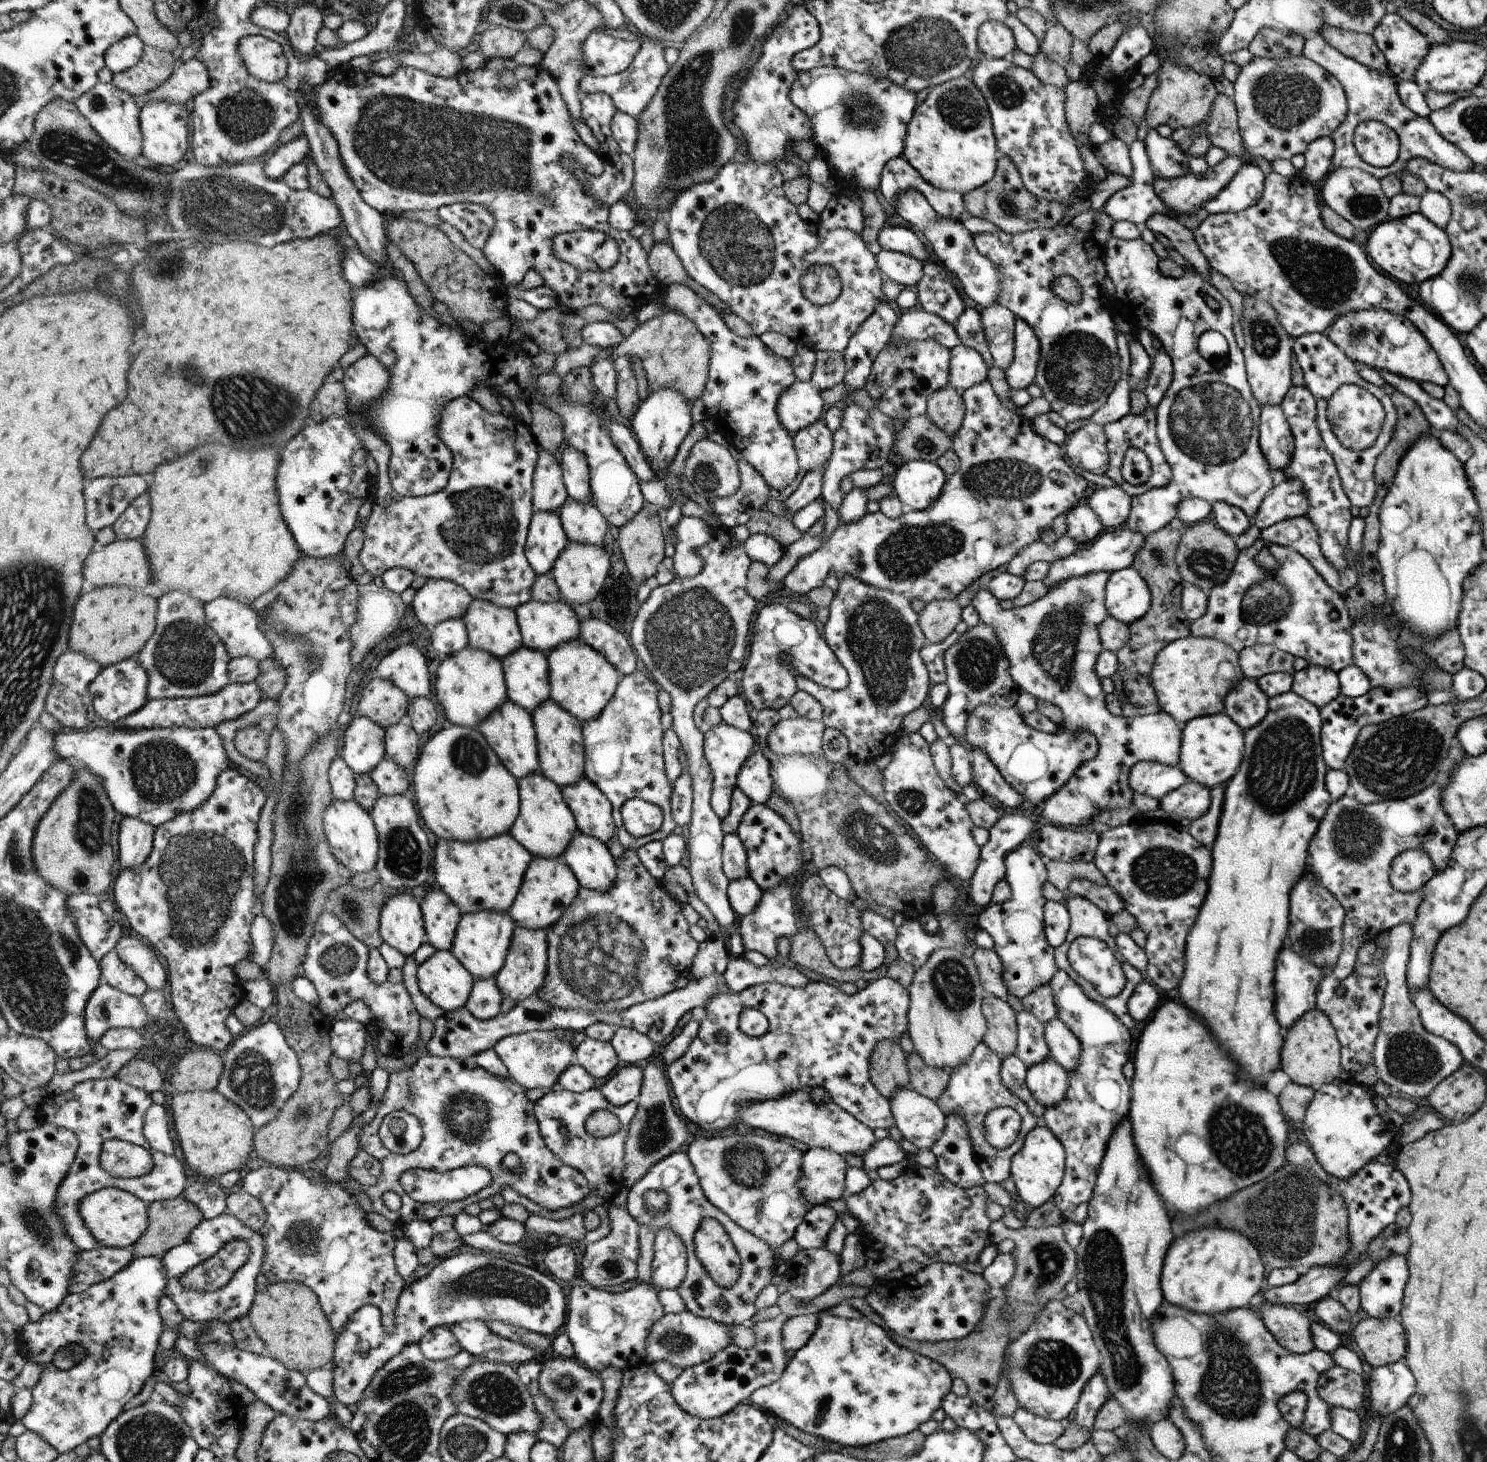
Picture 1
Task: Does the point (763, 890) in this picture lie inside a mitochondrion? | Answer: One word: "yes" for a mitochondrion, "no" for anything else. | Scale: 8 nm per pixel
no

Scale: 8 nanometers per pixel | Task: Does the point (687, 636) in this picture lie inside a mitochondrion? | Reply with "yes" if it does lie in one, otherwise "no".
yes

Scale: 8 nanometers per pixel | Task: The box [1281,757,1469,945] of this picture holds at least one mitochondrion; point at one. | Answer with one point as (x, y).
(1357, 835)

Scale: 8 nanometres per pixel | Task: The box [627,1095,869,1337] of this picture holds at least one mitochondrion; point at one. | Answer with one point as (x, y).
(745, 1164)

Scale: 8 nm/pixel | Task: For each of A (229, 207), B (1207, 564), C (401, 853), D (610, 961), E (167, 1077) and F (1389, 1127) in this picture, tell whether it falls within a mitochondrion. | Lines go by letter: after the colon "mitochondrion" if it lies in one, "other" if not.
A: mitochondrion
B: mitochondrion
C: mitochondrion
D: mitochondrion
E: other
F: other

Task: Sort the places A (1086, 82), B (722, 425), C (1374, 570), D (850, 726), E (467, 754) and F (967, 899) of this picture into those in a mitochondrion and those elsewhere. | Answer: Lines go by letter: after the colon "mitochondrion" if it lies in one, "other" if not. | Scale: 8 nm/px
A: other
B: other
C: other
D: other
E: mitochondrion
F: other

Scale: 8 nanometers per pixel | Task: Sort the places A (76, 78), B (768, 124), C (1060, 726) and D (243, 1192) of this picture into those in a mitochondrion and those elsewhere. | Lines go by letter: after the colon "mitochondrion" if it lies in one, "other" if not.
A: other
B: mitochondrion
C: other
D: other

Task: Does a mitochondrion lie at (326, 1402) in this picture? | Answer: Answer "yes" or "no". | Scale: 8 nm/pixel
no

